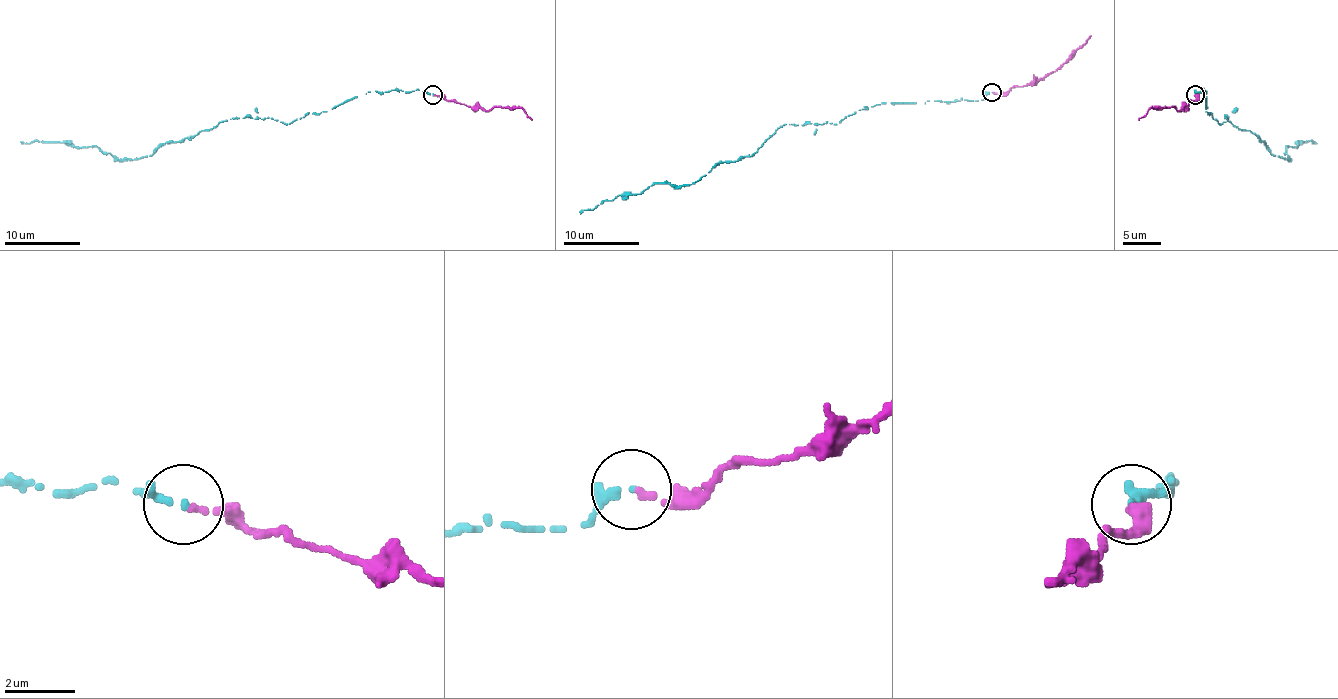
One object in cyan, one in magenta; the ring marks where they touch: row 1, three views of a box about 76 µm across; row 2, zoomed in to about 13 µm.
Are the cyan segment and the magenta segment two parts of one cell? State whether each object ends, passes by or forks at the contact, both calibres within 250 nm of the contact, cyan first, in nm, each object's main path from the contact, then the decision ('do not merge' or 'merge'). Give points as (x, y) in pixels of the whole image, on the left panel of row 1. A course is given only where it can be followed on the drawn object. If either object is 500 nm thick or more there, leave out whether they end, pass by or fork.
cyan passes by; magenta ends there; 160 nm thick on the cyan side, 200 nm on the other; cyan runs (433, 94), (375, 90), (288, 124), (245, 117), (224, 120), (132, 160), (115, 160), (94, 147), (21, 143); magenta runs (433, 96), (488, 111), (497, 107), (520, 107), (531, 120); merge

